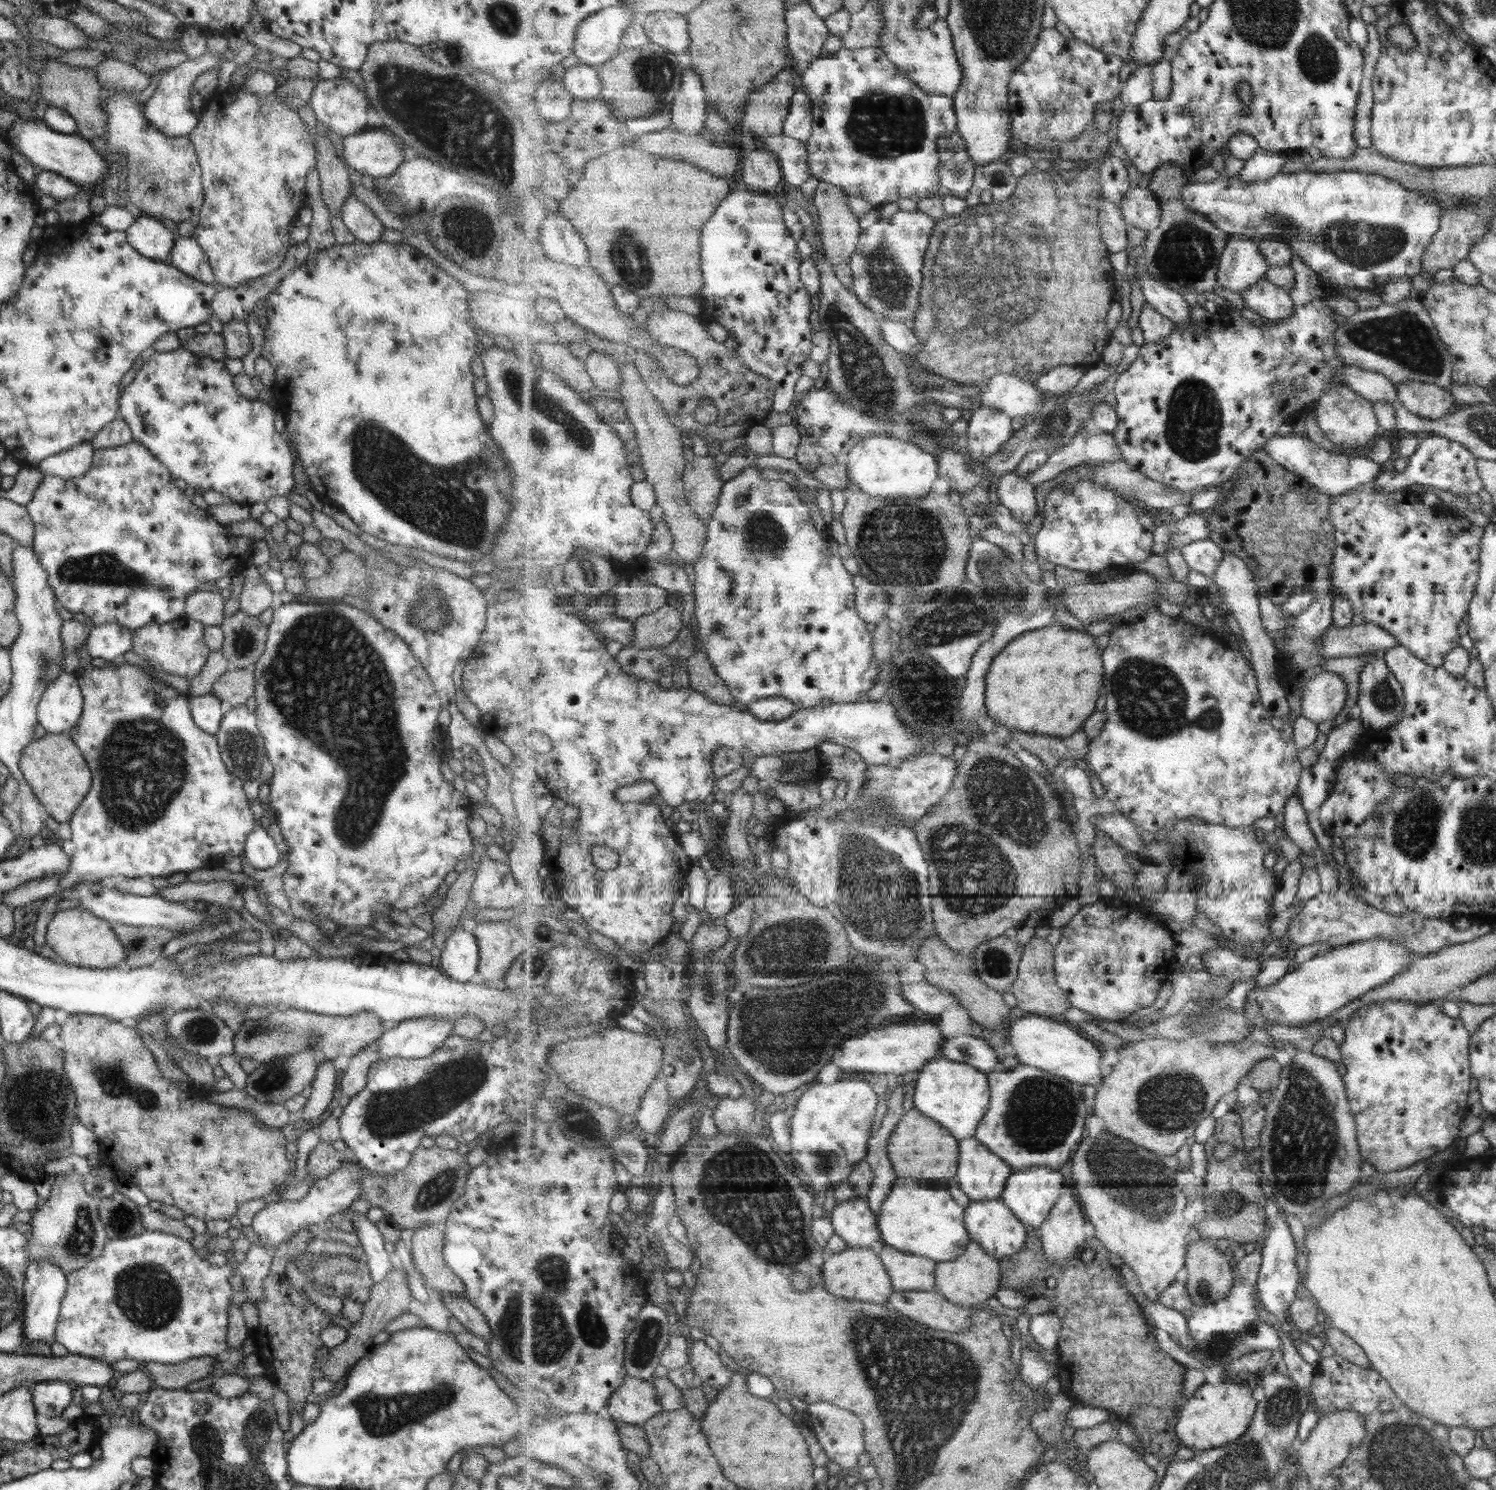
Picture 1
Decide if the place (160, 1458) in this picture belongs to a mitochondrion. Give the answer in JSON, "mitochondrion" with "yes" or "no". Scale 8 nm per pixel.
{"mitochondrion":"no"}

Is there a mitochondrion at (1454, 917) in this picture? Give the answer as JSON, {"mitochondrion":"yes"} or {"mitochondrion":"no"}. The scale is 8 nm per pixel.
{"mitochondrion":"no"}

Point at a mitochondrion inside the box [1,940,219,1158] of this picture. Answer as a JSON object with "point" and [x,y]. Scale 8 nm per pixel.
{"point":[42,1089]}

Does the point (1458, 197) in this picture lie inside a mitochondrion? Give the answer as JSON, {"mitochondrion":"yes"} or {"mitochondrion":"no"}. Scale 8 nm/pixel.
{"mitochondrion":"yes"}

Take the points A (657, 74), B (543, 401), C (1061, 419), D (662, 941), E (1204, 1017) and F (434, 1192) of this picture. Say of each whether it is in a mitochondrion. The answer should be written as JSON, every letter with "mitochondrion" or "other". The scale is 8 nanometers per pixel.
{"A":"mitochondrion","B":"mitochondrion","C":"mitochondrion","D":"other","E":"mitochondrion","F":"mitochondrion"}

